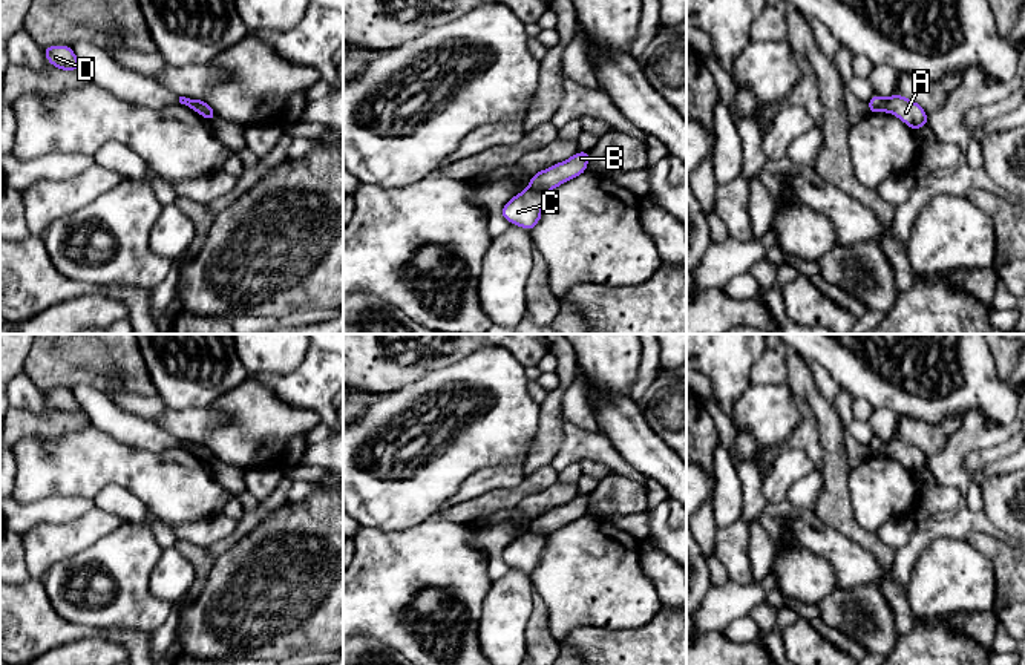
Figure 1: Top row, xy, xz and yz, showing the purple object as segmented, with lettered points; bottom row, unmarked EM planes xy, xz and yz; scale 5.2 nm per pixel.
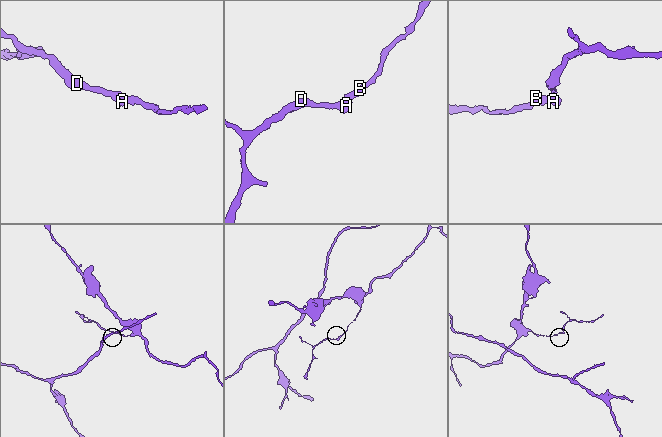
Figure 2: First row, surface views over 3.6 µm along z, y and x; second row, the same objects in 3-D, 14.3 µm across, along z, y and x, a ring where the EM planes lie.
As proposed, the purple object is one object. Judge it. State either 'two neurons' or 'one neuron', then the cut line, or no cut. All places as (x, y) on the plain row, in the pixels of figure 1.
two neurons; cut in xz along (529, 530), (544, 537)

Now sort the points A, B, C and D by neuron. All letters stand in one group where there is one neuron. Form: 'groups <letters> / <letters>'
groups A C D / B

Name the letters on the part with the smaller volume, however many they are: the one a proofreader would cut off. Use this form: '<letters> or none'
A, C, D

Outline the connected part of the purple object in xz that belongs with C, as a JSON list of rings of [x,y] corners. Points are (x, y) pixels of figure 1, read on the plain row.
[[[524,533],[513,539],[501,553],[501,558],[510,567],[530,575],[541,562],[545,547],[545,536],[539,533]]]

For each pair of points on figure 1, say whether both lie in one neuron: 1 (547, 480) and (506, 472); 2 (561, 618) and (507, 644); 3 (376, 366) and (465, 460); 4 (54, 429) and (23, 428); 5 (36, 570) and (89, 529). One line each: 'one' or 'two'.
1: two
2: two
3: two
4: one
5: one

